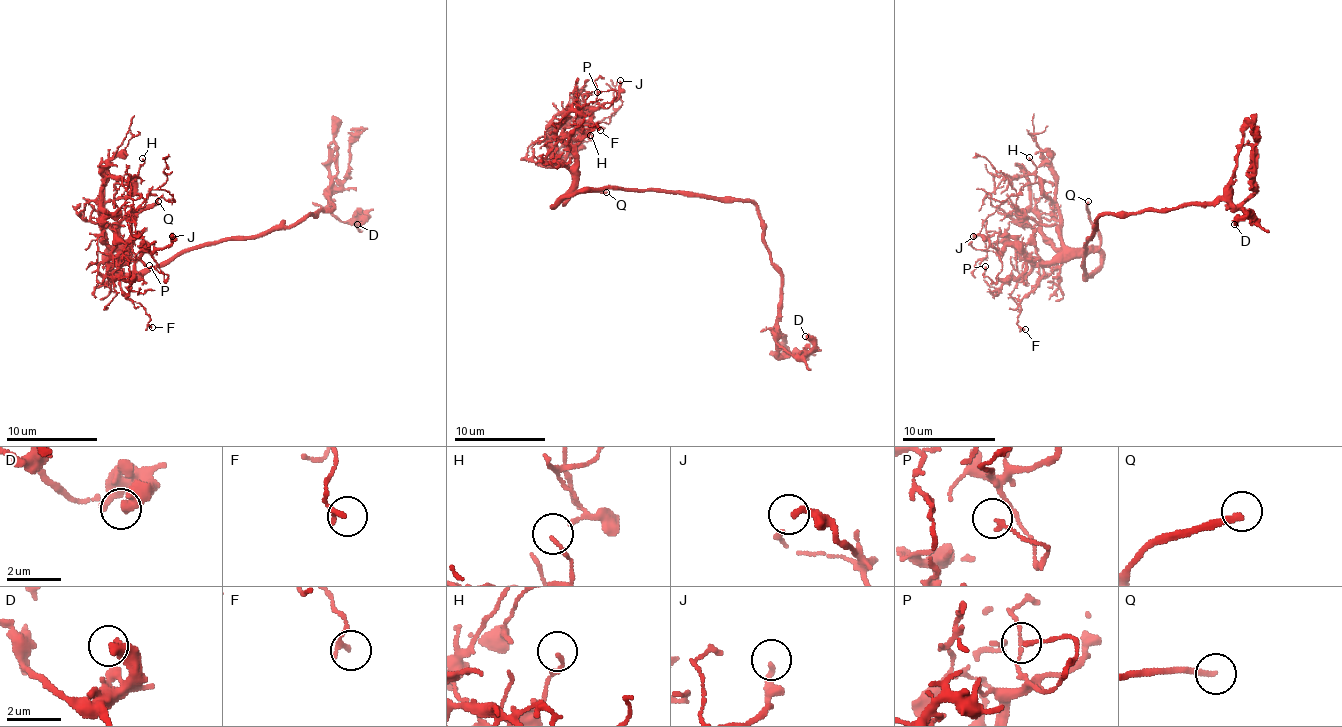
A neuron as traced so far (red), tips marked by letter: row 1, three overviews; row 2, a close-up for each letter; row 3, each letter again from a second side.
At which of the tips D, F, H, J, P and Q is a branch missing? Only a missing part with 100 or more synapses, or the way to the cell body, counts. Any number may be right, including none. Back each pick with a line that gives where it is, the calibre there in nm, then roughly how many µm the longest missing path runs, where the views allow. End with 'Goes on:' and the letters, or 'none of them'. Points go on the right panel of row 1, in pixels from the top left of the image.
Q: (1088, 201) | 220 nm | 60 µm
Goes on: Q

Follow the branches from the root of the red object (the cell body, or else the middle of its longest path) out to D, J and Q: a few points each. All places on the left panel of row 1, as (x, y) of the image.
D: (220, 238), (296, 227), (316, 210), (330, 210), (330, 201), (344, 222), (364, 217), (357, 224)
J: (220, 238), (133, 275), (106, 261), (110, 249), (129, 261), (142, 245), (163, 249), (172, 236)
Q: (220, 238), (181, 249), (133, 275), (117, 272), (108, 263), (117, 224), (129, 213), (158, 201)

